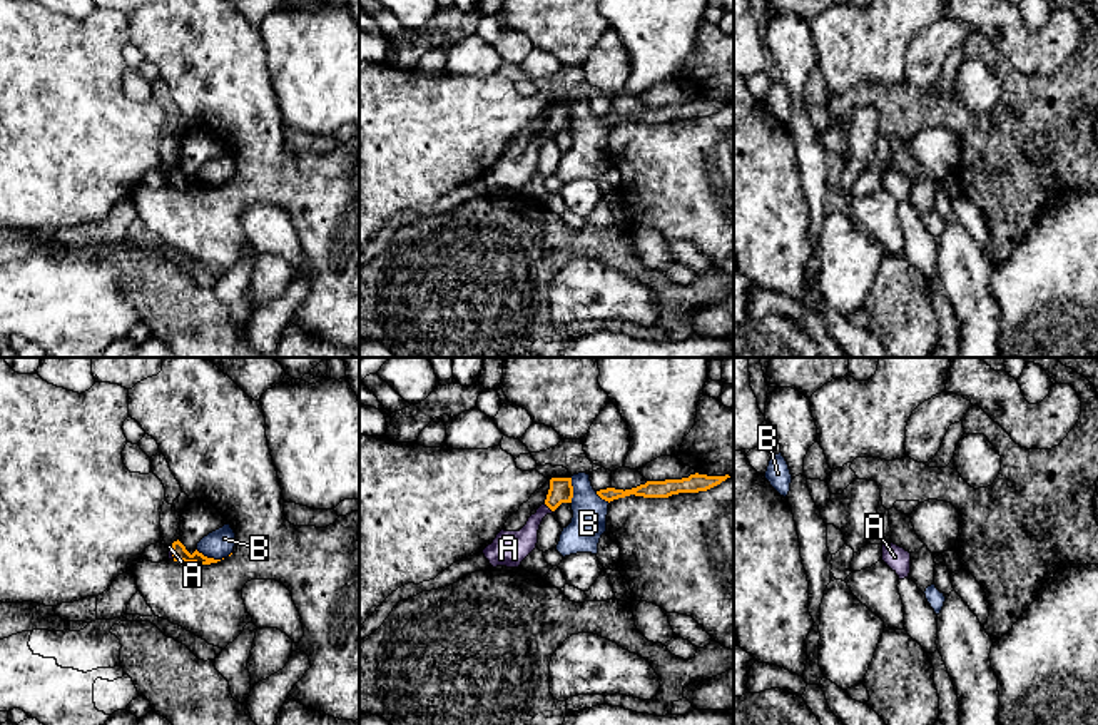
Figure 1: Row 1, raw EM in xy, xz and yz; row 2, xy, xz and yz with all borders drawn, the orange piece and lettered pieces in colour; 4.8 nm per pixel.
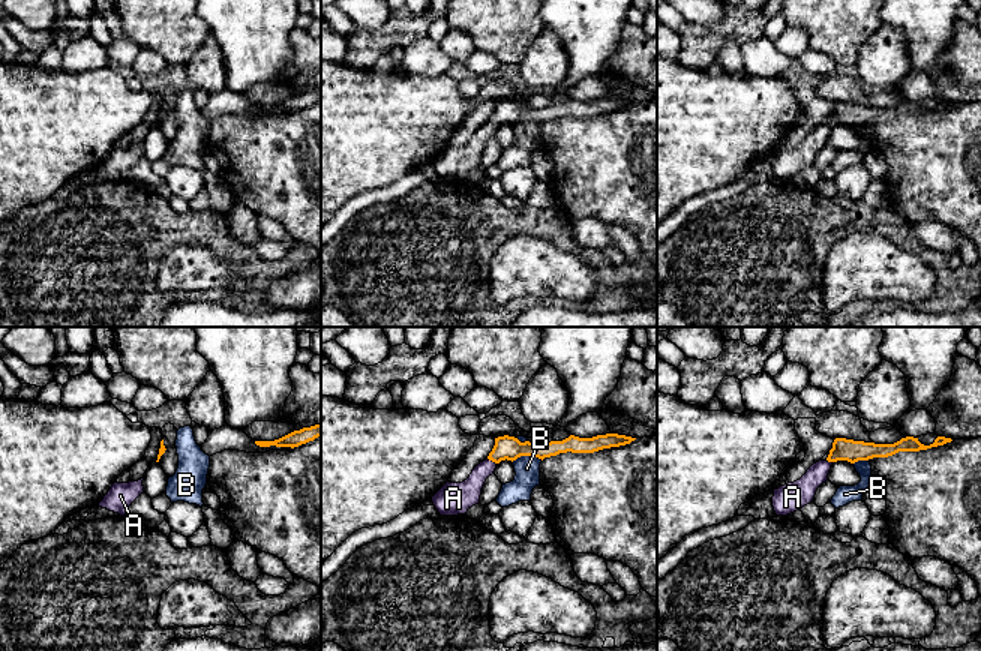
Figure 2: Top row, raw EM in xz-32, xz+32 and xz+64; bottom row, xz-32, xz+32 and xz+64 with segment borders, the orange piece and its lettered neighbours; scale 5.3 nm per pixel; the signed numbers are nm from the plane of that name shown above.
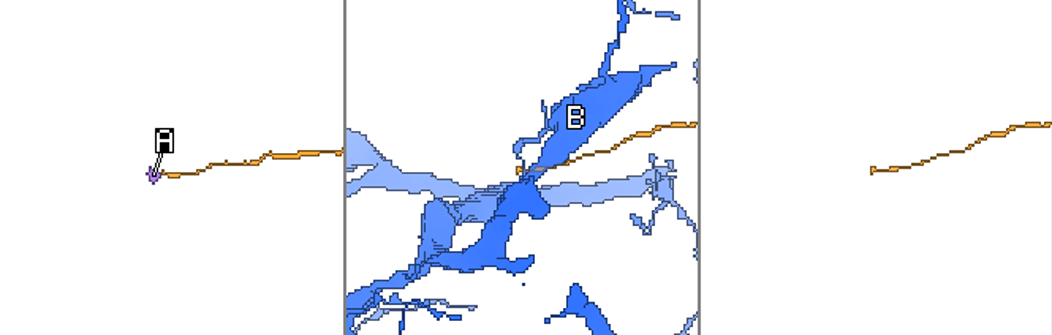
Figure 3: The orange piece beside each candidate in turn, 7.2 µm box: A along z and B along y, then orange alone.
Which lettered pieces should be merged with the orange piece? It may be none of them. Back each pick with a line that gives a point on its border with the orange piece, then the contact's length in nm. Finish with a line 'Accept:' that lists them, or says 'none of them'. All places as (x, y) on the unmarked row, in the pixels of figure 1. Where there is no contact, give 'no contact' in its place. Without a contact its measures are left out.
A: xz (548, 132) | 60 nm
Accept: A

